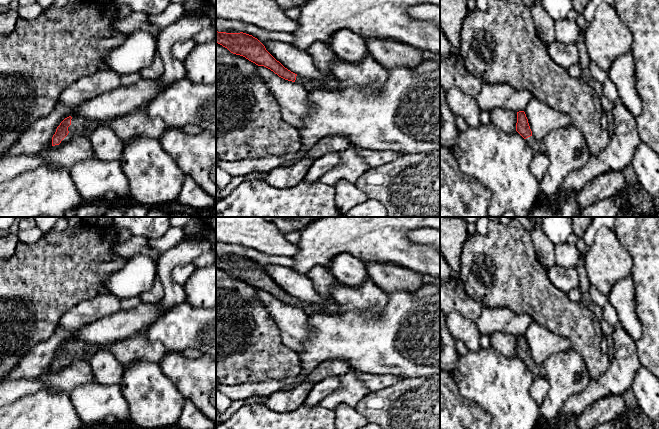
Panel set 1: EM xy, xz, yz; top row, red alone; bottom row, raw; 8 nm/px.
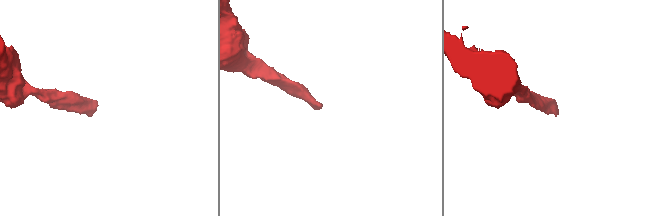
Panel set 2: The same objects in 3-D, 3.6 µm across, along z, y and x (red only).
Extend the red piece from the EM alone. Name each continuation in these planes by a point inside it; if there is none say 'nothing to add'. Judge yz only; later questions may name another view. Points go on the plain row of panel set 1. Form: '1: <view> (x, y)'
1: yz (537, 370)

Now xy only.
1: xy (79, 350)

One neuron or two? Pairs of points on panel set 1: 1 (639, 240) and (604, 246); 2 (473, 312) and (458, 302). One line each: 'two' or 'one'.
1: two
2: one

